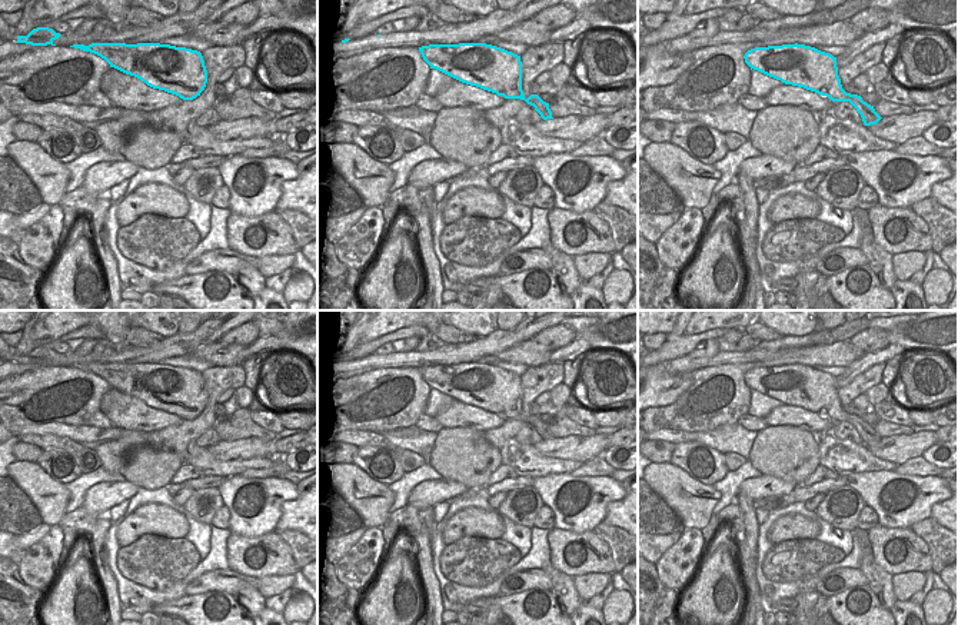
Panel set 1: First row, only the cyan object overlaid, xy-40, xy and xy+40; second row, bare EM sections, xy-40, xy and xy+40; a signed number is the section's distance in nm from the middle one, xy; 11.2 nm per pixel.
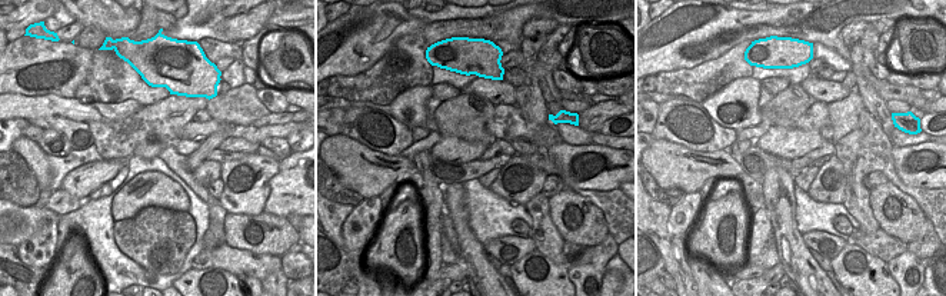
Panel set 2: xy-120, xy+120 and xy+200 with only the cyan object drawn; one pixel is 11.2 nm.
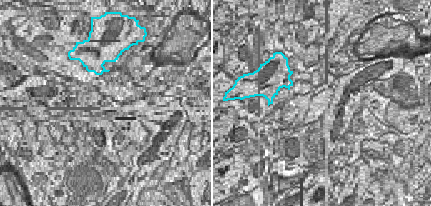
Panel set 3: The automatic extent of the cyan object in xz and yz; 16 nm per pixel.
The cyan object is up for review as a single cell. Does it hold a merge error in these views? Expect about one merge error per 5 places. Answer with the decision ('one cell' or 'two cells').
one cell

